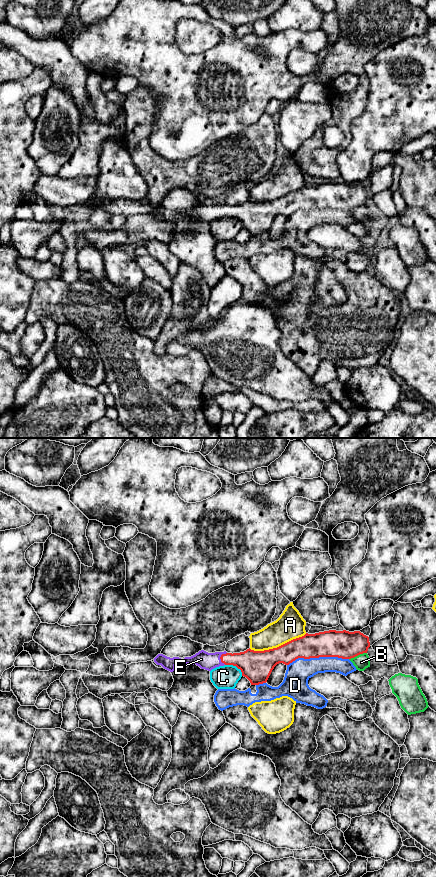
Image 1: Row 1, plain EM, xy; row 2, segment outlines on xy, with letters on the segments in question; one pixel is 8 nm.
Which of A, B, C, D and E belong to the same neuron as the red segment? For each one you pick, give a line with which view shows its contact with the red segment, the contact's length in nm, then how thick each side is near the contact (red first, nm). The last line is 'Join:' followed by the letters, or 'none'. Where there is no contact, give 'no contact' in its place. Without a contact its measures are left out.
E: contact in xy; length 110 nm; calibres 200 and 140 nm
Join: E

